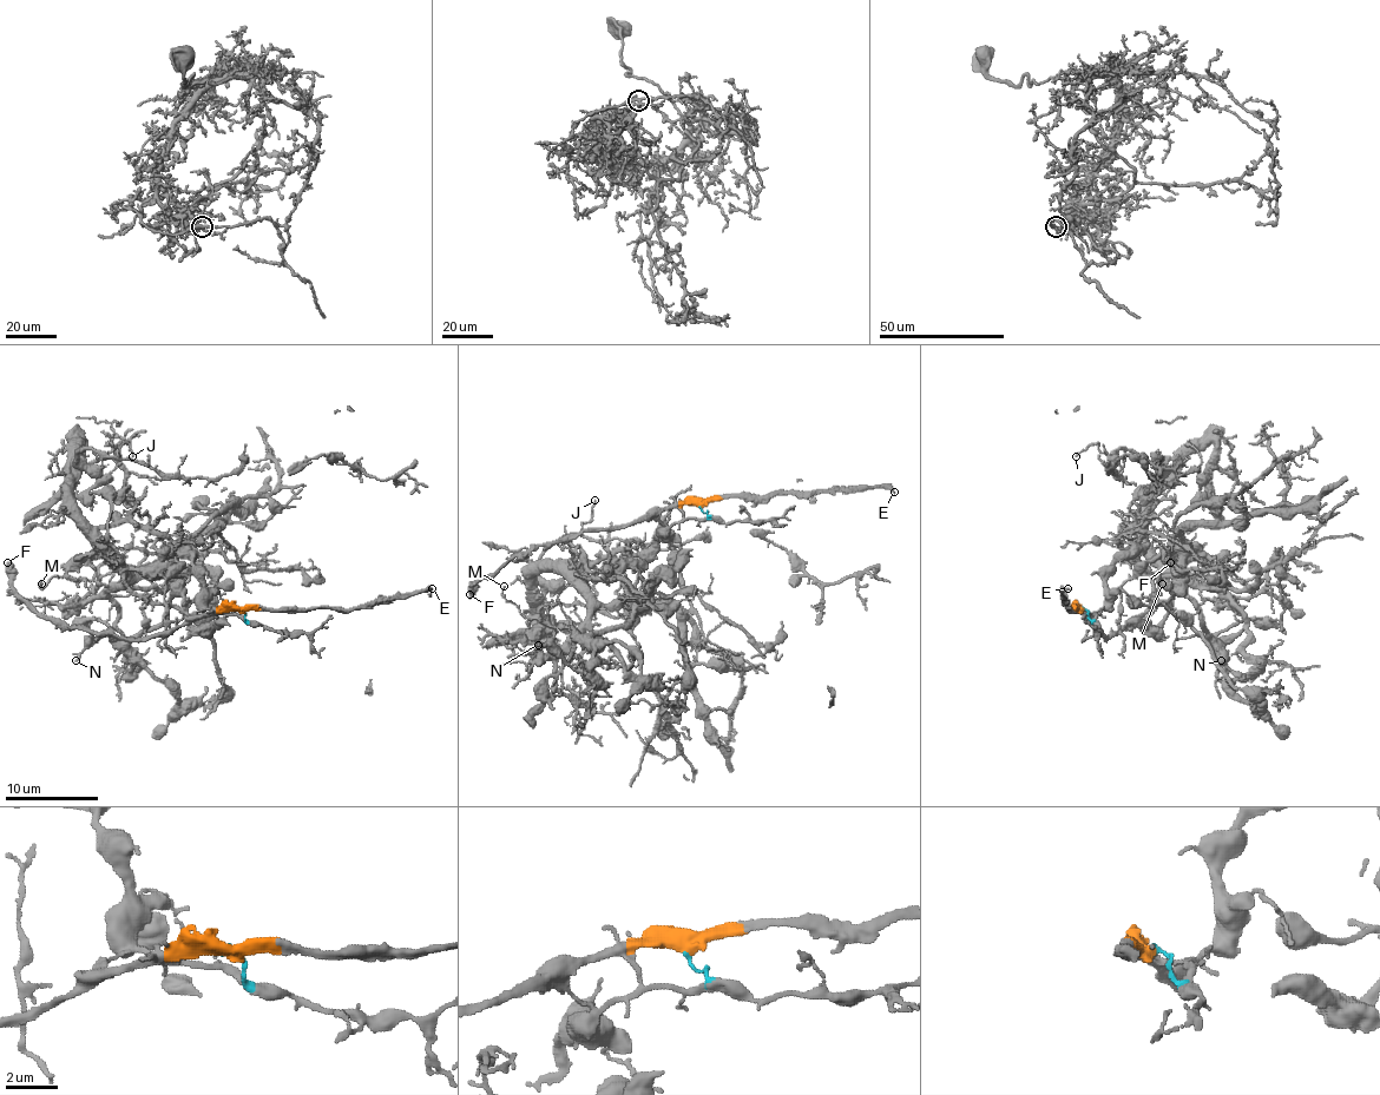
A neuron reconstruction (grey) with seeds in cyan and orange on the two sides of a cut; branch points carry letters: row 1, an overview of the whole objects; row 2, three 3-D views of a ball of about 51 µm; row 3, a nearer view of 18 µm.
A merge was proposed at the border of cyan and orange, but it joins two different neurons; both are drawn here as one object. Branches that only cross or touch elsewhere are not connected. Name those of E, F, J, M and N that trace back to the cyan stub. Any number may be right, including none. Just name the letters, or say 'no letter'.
J, M, N

